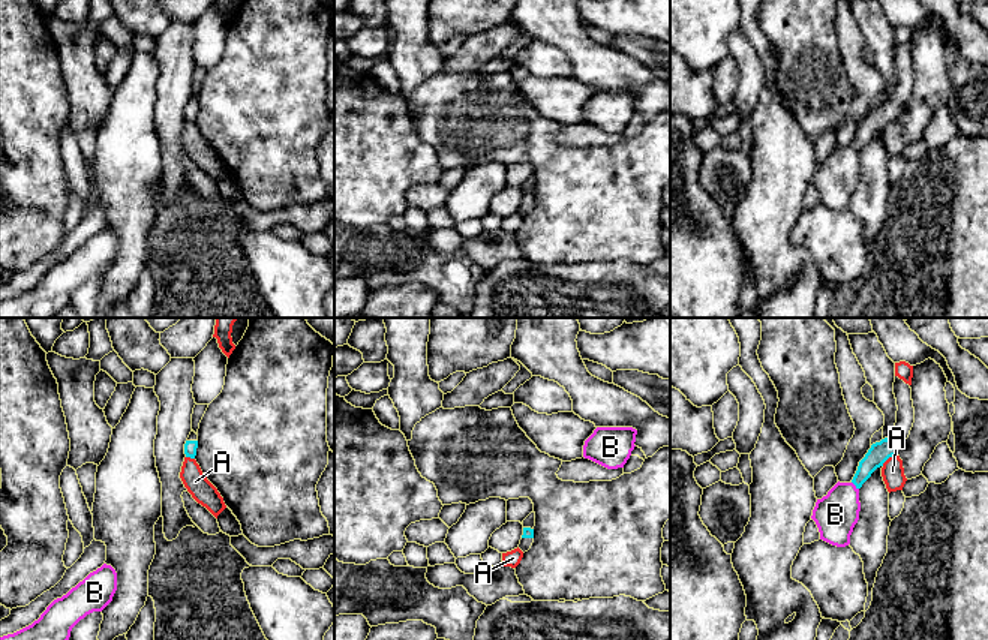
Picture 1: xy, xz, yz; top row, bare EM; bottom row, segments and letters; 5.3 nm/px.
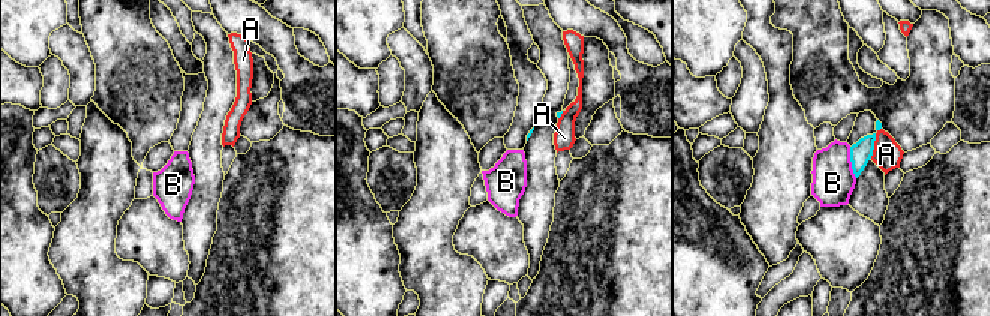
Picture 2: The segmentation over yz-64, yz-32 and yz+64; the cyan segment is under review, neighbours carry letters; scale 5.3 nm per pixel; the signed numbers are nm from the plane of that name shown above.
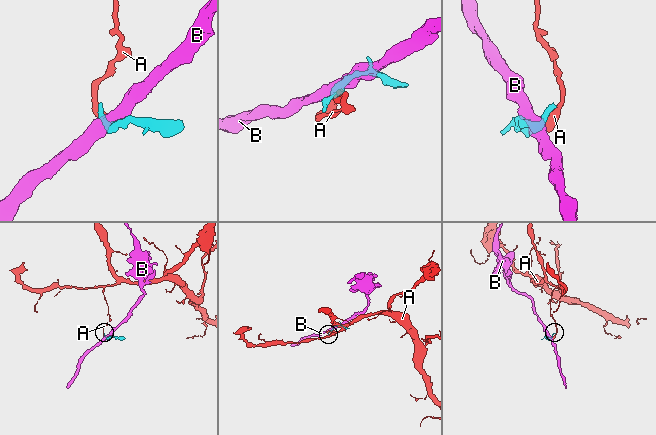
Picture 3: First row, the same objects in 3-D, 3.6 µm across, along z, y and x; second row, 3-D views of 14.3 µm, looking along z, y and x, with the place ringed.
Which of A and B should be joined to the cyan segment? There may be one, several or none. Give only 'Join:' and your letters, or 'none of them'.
Join: none of them

